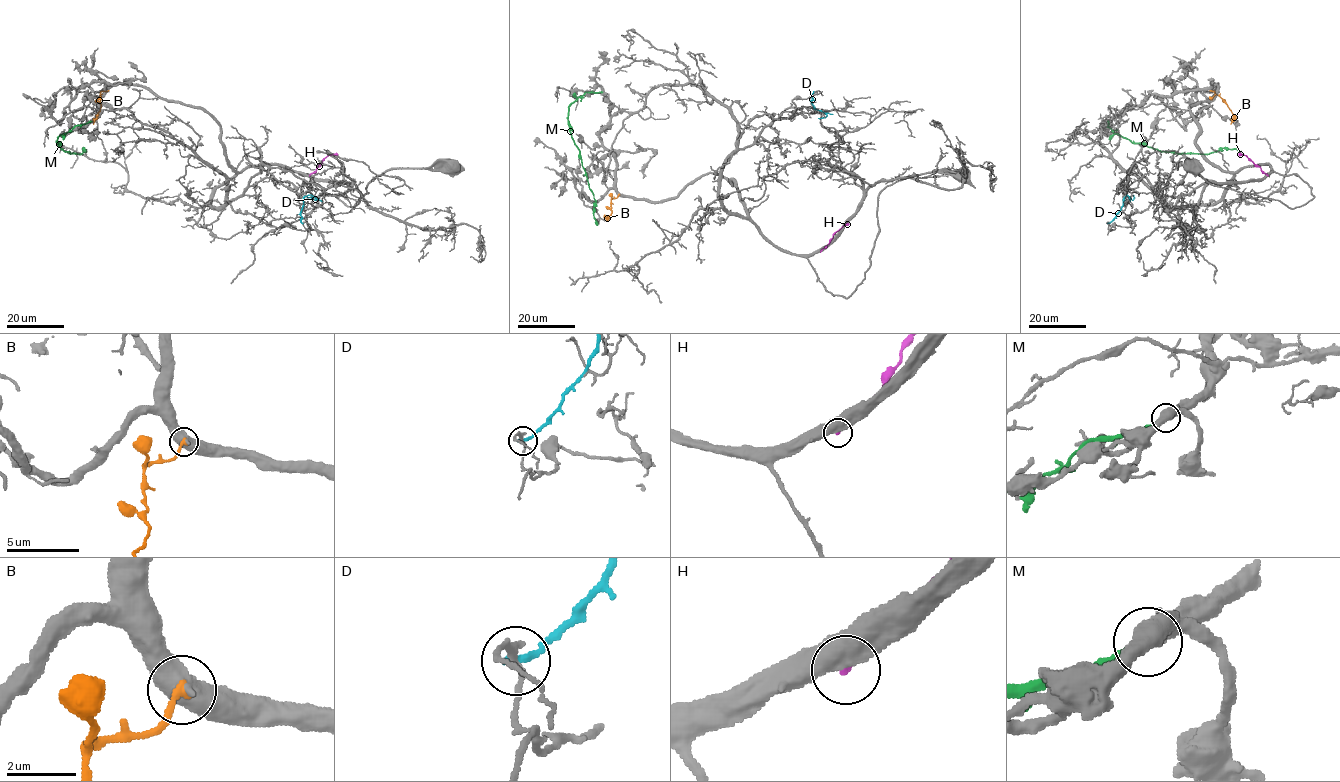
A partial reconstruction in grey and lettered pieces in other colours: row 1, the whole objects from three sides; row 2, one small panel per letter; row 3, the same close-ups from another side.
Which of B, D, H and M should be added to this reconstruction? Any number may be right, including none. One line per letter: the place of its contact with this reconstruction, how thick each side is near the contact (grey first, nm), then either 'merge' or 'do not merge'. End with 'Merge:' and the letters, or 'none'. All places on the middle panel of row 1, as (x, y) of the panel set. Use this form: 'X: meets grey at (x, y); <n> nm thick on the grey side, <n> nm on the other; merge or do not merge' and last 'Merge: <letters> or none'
B: meets grey at (619, 194); 500 nm thick on the grey side, 220 nm on the other; do not merge
D: meets grey at (813, 92); 170 nm thick on the grey side, 220 nm on the other; do not merge
H: meets grey at (820, 251); 550 nm thick on the grey side, 190 nm on the other; do not merge
M: meets grey at (602, 92); 500 nm thick on the grey side, 320 nm on the other; do not merge
Merge: none

